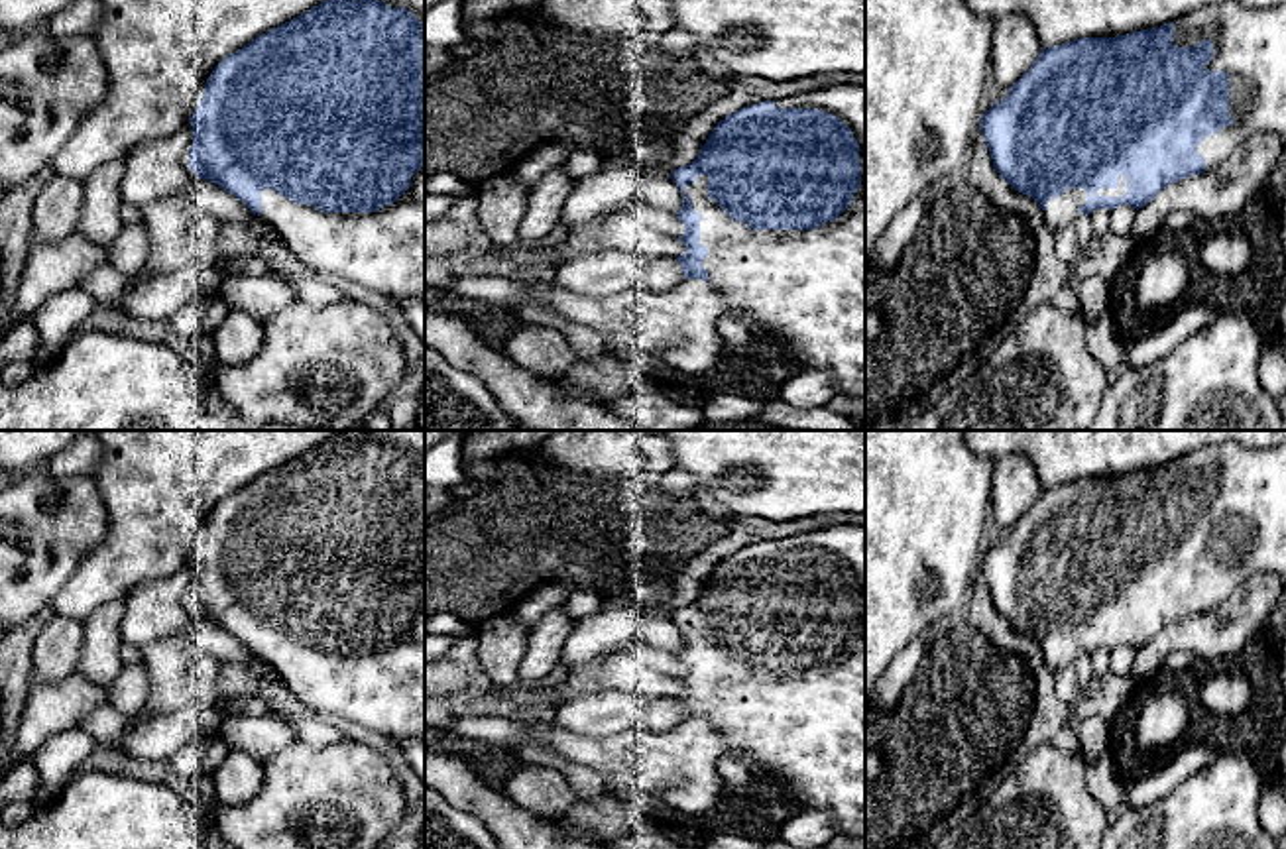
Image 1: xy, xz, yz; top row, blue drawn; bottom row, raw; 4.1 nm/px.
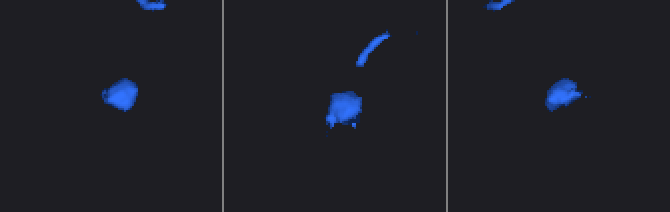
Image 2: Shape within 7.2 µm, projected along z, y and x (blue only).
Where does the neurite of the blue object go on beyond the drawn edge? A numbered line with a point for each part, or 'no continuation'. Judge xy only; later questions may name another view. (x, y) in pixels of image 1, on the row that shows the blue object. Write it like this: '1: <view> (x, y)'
1: xy (384, 250)

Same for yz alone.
1: yz (1249, 44)

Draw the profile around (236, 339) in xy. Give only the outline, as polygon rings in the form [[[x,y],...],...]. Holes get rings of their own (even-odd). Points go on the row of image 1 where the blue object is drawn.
[[[230,309],[206,340],[206,348],[224,364],[242,364],[258,352],[260,338],[260,322],[242,309]]]

